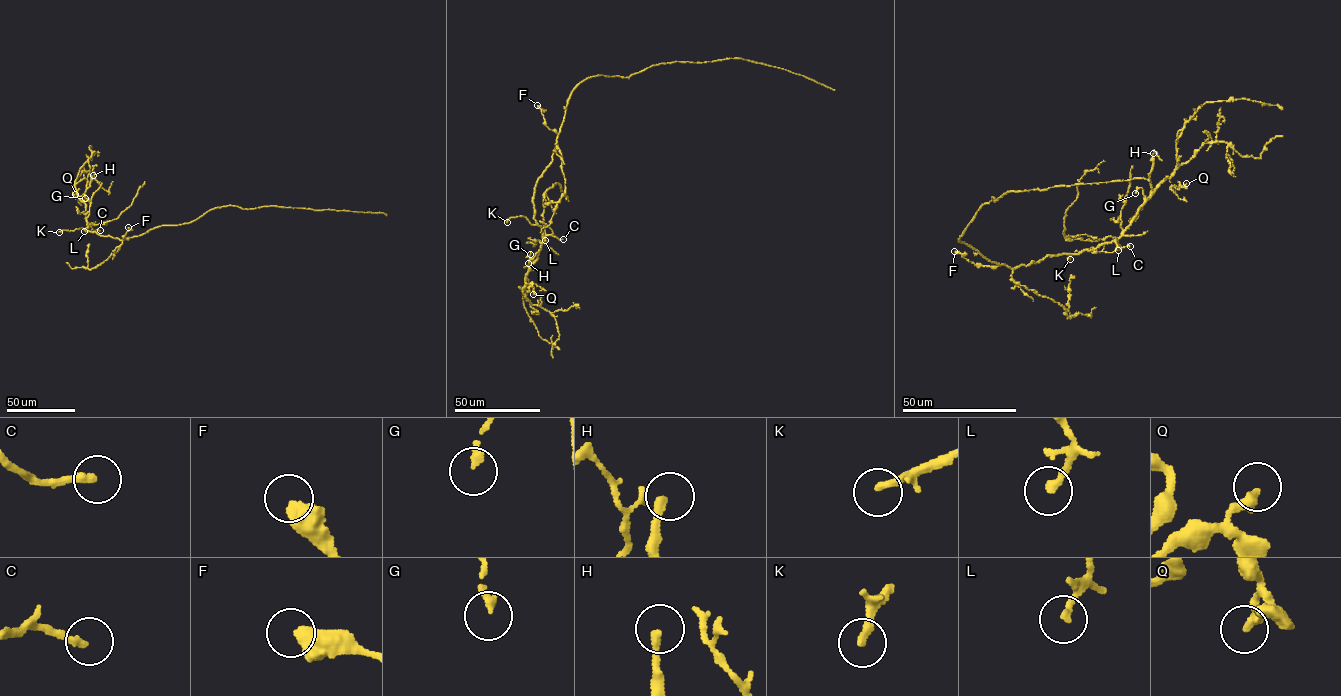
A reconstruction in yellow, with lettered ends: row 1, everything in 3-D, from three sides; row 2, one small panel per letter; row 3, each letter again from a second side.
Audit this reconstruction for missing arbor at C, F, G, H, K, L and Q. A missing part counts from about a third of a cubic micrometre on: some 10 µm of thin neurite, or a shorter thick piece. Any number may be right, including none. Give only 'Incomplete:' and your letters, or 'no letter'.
Incomplete: H, K, L

